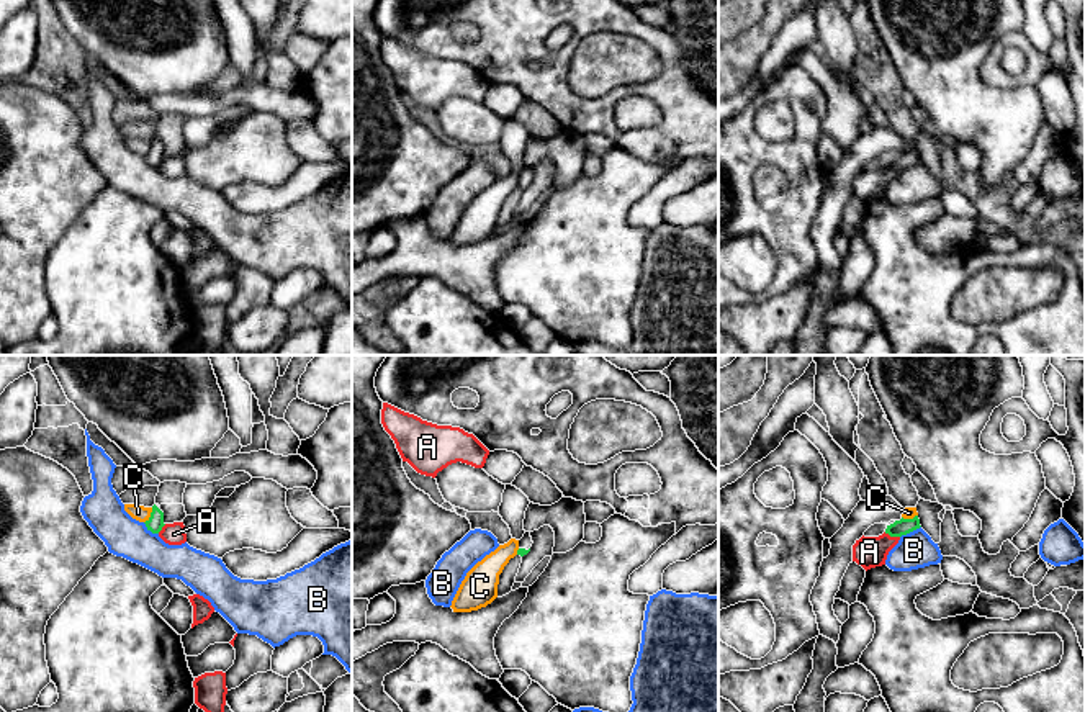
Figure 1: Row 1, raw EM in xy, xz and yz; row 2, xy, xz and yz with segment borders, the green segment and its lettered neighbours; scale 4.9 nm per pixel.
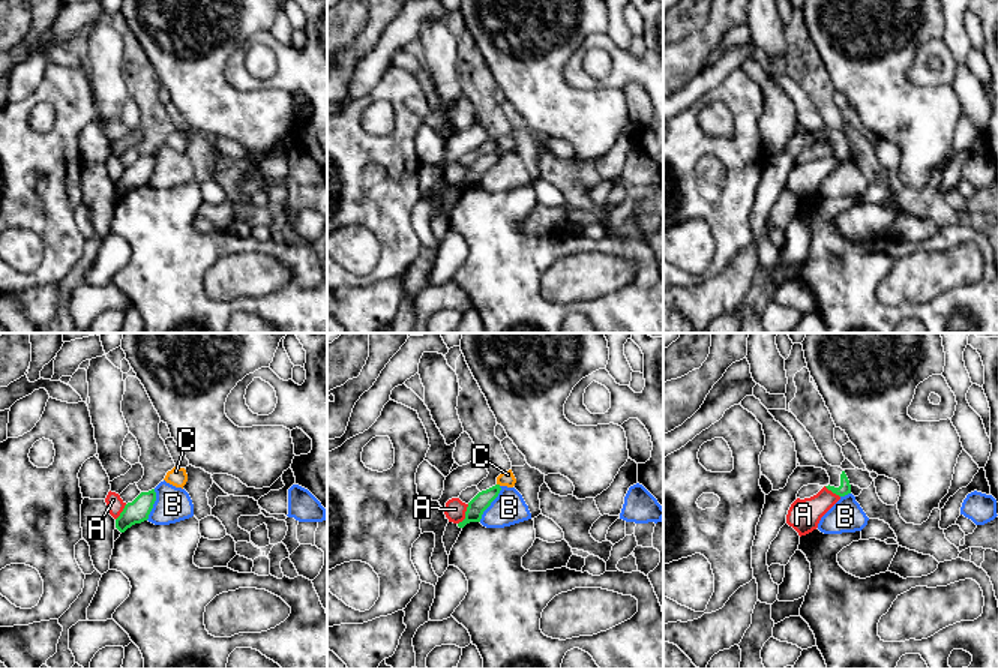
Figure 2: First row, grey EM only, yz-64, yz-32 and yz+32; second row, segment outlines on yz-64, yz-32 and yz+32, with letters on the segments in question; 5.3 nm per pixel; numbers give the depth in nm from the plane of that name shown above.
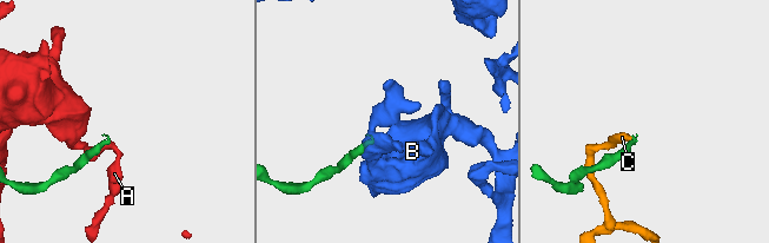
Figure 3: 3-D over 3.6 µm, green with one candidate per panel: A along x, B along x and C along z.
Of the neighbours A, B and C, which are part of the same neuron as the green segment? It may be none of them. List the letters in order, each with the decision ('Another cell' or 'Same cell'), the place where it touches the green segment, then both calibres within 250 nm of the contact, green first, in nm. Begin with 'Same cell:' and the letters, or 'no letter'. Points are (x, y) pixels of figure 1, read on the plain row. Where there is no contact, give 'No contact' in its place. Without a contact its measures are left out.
Same cell: no letter
A: Another cell. Touches green at yz (892, 169). Thickness 80 nm (green) against 160 nm
B: Another cell. Touches green at yz (910, 164). Thickness 80 nm (green) against 180 nm
C: Another cell. Touches green at xy (151, 149). Thickness 80 nm (green) against 80 nm

